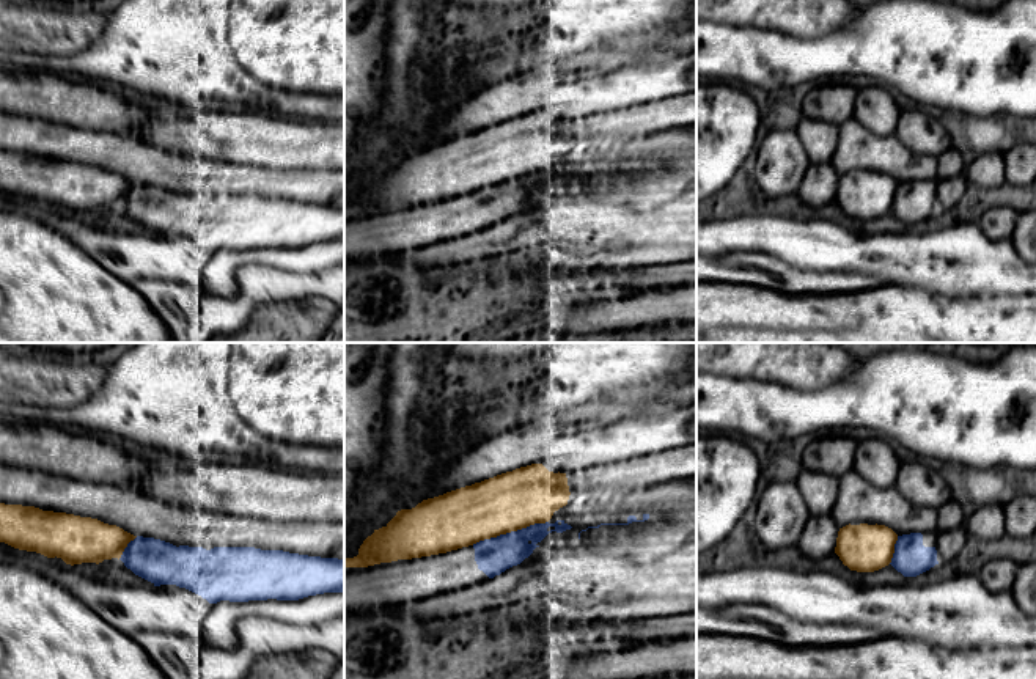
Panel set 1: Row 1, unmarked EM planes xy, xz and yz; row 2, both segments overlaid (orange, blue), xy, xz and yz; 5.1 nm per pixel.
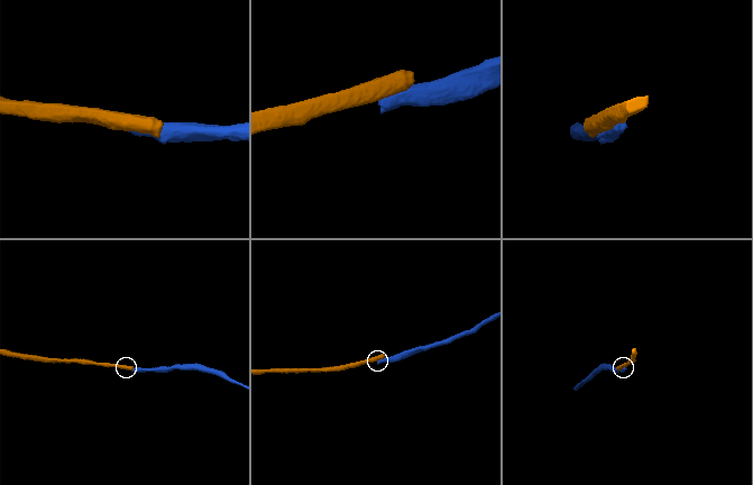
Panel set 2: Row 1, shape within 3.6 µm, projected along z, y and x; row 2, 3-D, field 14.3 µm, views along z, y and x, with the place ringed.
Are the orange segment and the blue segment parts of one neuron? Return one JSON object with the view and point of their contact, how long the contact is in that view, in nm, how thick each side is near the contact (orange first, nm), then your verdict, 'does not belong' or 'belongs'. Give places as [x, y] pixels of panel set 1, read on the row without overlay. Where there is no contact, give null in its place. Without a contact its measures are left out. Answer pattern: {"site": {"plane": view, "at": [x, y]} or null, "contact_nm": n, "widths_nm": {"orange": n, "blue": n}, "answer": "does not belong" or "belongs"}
{"site": {"plane": "xz", "at": [510, 179]}, "contact_nm": 420, "widths_nm": {"orange": 300, "blue": 180}, "answer": "belongs"}

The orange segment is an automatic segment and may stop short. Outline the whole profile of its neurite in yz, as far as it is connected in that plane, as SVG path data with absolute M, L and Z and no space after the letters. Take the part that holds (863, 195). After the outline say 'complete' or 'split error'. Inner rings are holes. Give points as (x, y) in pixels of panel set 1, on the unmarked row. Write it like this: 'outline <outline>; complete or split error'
outline M877 171L839 176L835 201L857 220L874 220L891 212L904 225L917 225L939 212L935 195L924 195L921 181L898 184Z; split error

